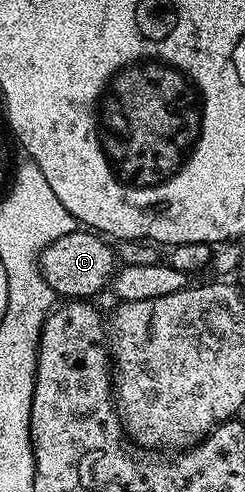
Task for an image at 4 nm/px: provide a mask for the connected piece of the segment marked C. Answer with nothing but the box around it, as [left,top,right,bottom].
[39,230,117,298]

